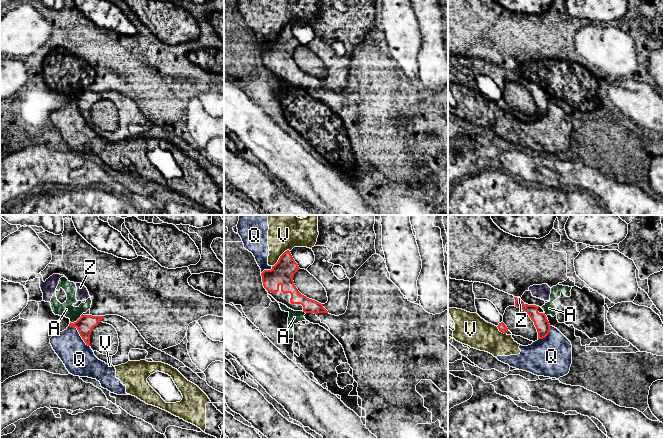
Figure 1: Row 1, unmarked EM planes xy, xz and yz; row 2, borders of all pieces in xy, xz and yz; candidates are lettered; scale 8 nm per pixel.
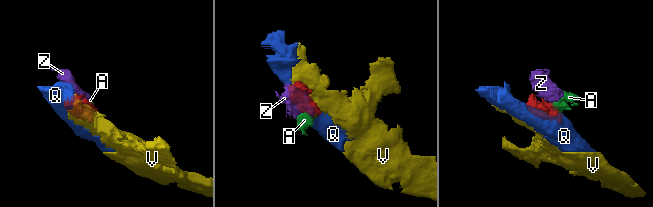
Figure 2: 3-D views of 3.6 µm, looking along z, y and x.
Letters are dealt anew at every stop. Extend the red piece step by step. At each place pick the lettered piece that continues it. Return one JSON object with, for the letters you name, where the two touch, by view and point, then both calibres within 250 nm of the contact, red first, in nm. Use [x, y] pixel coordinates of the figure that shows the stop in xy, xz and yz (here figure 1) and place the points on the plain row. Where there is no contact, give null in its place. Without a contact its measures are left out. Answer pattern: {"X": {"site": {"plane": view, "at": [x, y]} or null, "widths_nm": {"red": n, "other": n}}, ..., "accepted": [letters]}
{"accepted": []}

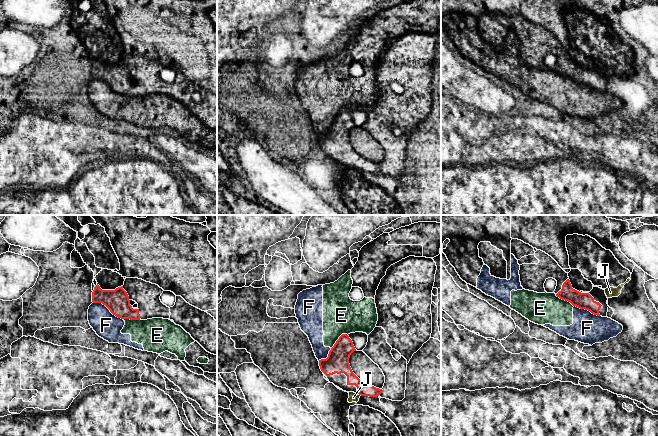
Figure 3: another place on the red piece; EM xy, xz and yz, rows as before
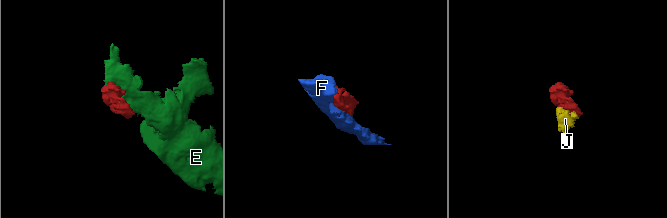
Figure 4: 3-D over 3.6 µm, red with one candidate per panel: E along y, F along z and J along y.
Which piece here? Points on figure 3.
{"accepted": []}

